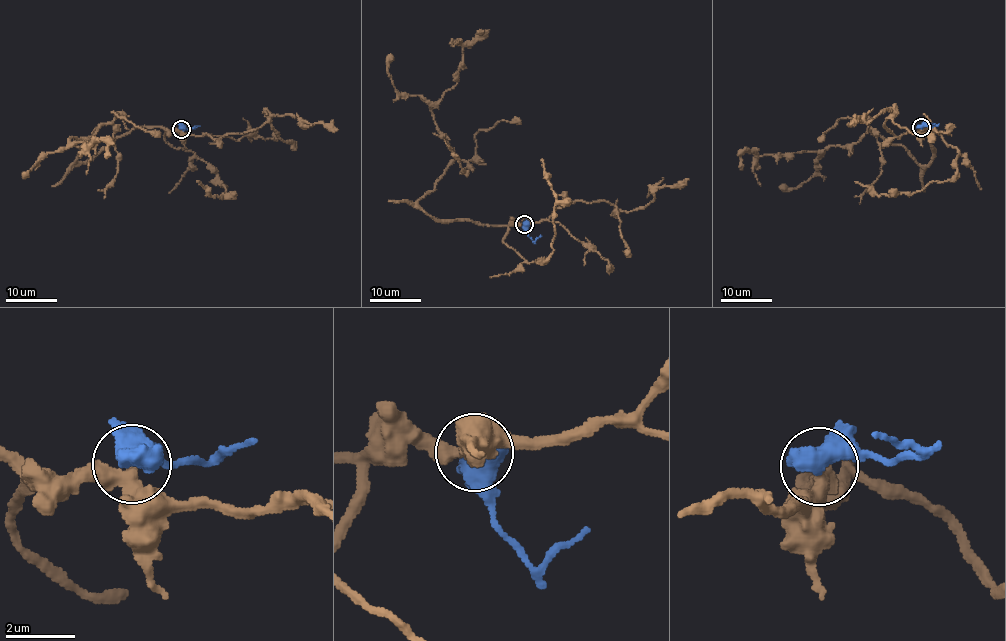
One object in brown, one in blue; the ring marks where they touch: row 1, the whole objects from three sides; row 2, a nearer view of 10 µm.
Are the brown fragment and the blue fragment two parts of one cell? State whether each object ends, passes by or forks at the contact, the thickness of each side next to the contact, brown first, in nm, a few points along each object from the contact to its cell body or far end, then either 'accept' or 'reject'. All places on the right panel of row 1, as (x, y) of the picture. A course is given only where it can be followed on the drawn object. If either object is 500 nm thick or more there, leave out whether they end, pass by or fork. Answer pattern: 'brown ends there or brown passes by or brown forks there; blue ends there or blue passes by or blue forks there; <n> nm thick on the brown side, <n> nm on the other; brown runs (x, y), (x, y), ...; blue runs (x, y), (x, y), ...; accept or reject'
380 nm thick on the brown side, 900 nm on the other; brown runs (922, 128), (931, 128), (933, 156), (926, 166), (868, 132), (823, 152), (744, 152), (740, 170); blue runs (922, 128), (936, 126), (930, 123); reject

